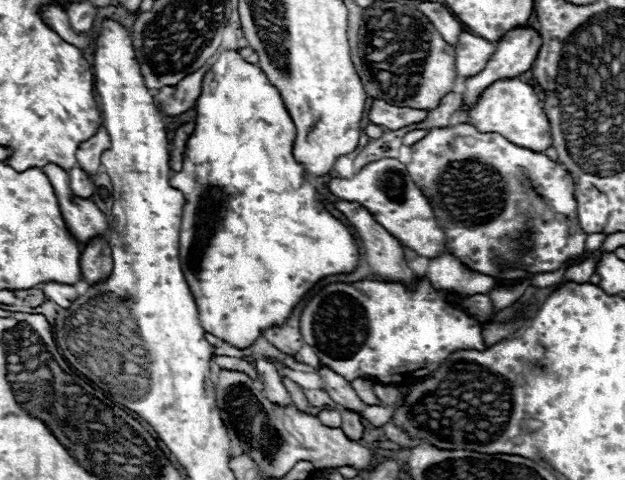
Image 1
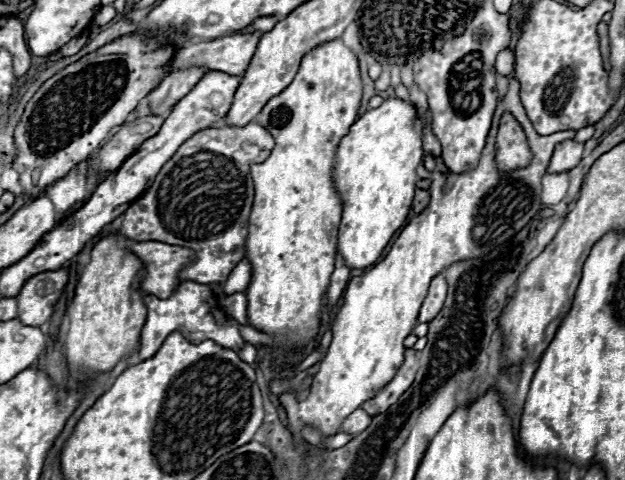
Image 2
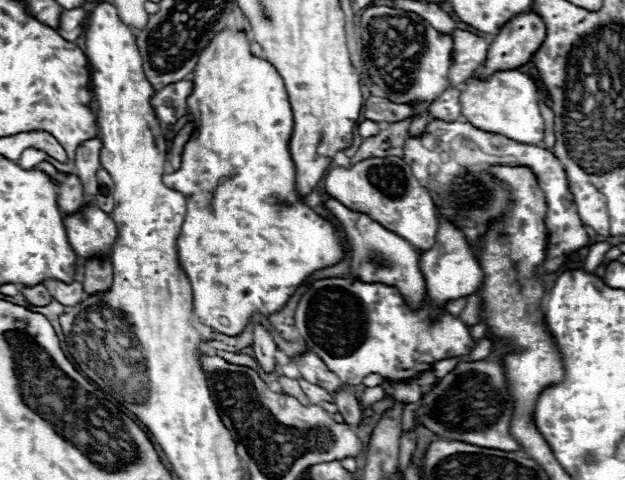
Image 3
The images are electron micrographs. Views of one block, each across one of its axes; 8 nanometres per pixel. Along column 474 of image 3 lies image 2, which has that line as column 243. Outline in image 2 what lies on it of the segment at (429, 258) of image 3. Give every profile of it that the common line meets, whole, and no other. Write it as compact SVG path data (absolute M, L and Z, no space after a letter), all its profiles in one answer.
M242 260L228 276L228 280L224 282L224 292L226 294L236 294L236 292L244 292L244 288L248 286L250 280L250 268L248 268L248 260Z

